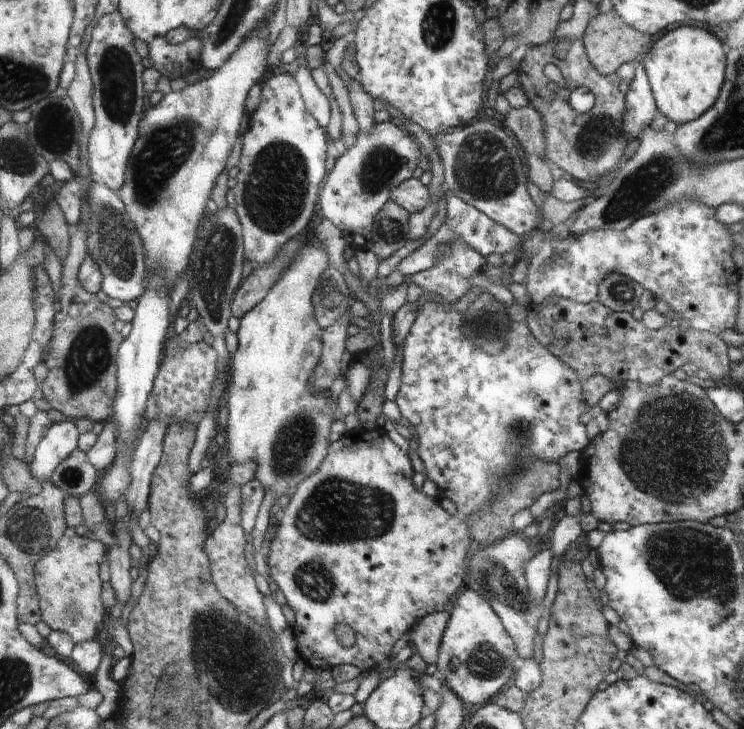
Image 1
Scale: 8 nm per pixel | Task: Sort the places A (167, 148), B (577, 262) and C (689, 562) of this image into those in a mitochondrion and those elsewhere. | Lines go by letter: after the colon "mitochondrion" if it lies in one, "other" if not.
A: mitochondrion
B: other
C: mitochondrion

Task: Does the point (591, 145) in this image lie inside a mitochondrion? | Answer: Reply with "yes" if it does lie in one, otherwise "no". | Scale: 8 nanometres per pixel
yes

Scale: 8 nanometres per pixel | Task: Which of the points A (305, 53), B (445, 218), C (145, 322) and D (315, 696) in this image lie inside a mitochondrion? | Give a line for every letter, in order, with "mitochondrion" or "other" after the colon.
A: other
B: other
C: other
D: other

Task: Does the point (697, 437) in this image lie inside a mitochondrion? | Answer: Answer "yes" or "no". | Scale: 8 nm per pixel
yes

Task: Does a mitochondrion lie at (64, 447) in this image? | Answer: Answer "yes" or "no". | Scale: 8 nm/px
no

